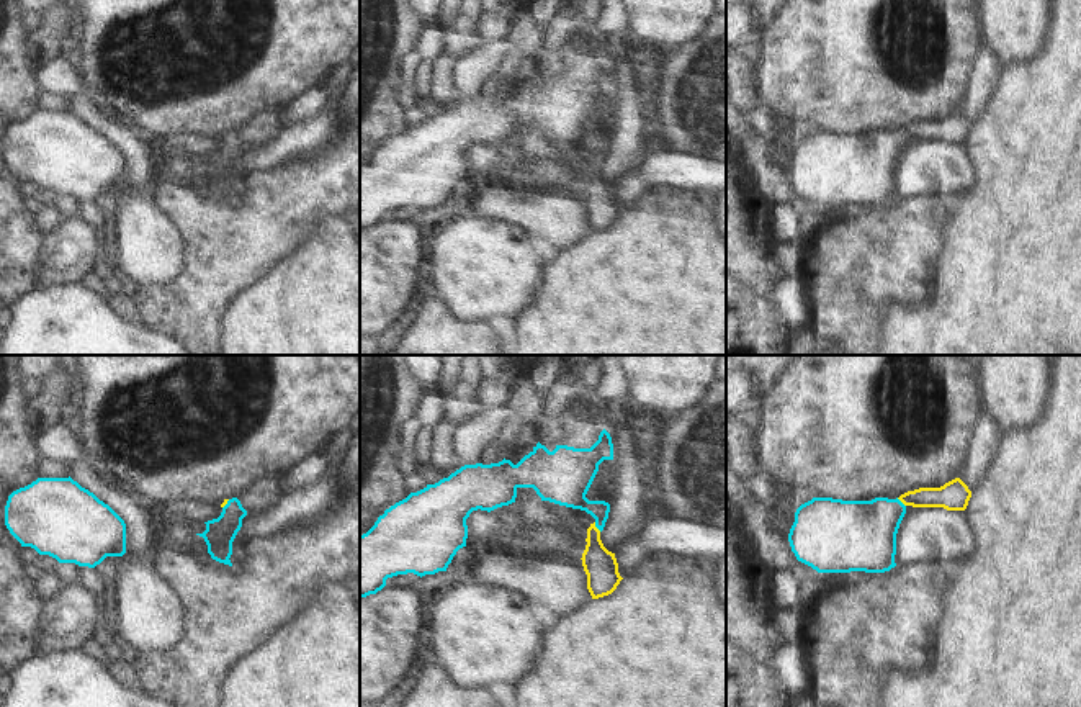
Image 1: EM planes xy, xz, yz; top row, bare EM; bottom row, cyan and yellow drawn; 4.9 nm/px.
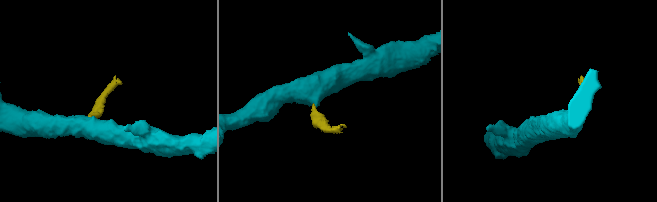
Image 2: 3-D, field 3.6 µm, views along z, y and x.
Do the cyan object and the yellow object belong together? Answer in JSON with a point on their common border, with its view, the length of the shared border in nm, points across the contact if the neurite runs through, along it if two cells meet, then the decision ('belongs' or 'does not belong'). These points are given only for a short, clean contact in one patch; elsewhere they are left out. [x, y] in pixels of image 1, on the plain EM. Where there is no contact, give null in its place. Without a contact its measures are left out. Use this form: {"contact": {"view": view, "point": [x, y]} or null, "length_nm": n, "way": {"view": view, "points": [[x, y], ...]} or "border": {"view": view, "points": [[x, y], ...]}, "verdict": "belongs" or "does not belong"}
{"contact": {"view": "xz", "point": [597, 161]}, "length_nm": 60, "way": {"view": "xz", "points": [[568, 120], [597, 149], [597, 161], [594, 185], [601, 200]]}, "verdict": "belongs"}

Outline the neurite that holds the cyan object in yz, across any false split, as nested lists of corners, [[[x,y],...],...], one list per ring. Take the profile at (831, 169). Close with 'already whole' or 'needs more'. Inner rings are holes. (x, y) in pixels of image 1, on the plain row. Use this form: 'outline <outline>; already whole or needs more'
outline [[[960,111],[896,133],[813,131],[796,142],[788,175],[796,193],[818,206],[885,206],[896,200],[896,167],[908,139],[965,144],[970,131]]]; needs more

